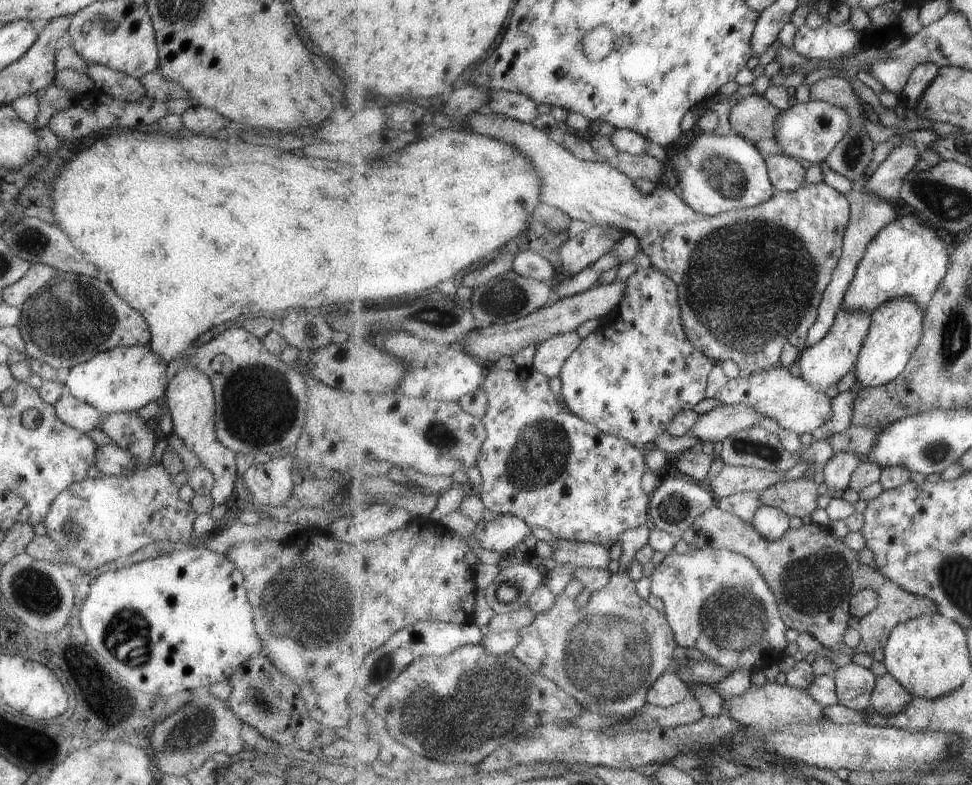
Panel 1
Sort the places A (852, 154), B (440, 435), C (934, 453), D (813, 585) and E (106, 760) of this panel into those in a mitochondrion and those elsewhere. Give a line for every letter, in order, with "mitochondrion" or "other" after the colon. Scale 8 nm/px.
A: mitochondrion
B: mitochondrion
C: mitochondrion
D: mitochondrion
E: mitochondrion

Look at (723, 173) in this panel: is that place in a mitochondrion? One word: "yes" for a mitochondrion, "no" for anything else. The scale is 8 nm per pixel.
yes

